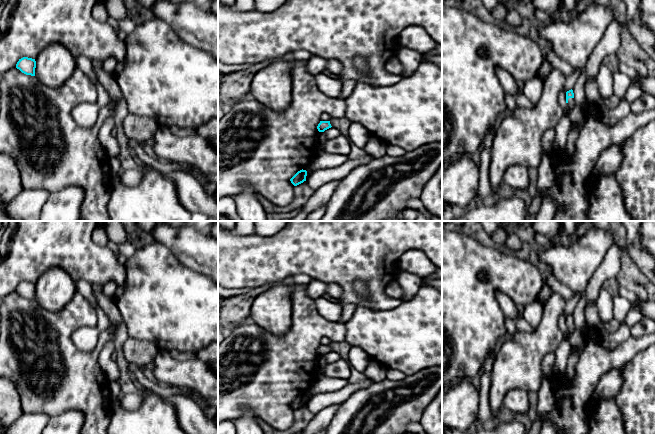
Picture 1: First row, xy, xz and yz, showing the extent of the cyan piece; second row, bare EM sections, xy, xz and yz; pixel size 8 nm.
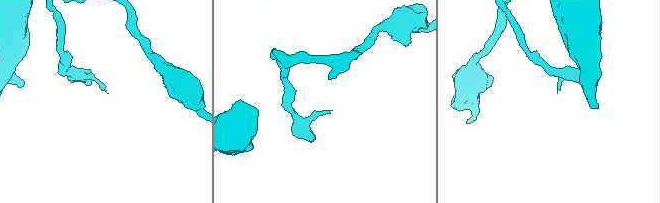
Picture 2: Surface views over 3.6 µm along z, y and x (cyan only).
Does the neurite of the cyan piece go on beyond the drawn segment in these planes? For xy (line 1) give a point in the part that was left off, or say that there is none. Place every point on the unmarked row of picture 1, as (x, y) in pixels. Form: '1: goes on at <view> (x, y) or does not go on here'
1: does not go on here

